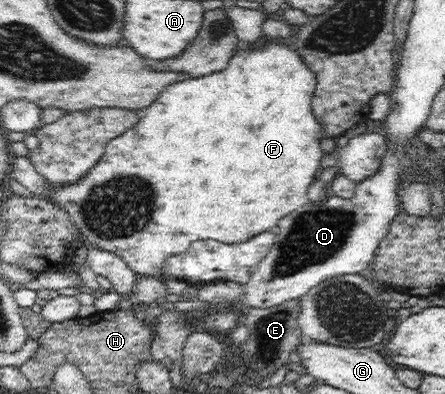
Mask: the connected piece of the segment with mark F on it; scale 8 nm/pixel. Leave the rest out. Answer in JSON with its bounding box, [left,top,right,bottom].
[50,43,324,279]

